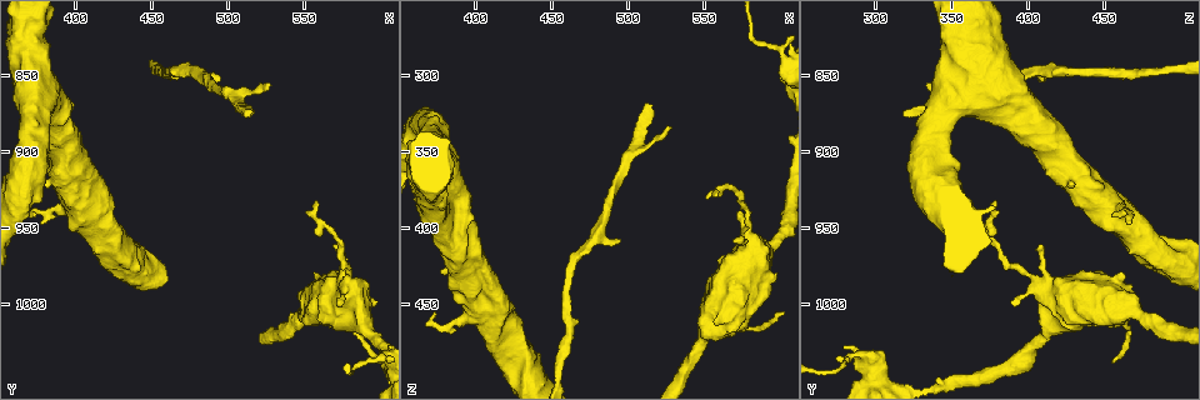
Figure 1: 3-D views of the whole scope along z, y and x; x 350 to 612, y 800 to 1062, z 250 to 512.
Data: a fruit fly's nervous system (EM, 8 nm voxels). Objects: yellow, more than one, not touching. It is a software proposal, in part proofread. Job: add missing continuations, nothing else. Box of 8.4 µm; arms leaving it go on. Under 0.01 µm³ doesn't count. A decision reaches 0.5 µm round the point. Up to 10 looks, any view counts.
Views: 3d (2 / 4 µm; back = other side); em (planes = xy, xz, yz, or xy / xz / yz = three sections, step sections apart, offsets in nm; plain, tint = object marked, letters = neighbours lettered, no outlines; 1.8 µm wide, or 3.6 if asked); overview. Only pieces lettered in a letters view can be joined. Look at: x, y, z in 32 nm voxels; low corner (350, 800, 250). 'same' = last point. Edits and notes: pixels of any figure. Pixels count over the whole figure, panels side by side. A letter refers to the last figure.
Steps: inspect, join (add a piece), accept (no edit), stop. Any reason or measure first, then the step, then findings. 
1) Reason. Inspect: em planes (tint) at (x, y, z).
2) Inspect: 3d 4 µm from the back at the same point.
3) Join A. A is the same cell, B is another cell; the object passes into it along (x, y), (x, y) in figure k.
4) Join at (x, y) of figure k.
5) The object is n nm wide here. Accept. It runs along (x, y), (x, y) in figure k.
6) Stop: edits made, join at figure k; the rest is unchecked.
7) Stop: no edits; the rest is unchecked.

Tapers out. Inspect: 3d 4 µm at (510, 876, 318).

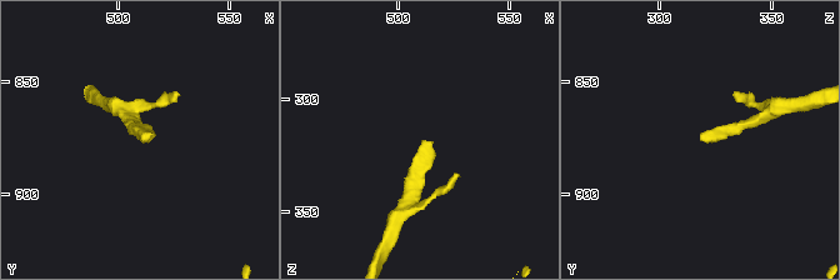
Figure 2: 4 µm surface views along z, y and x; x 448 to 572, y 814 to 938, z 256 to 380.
Inspect: em 3.6 µm xz step 8 (letters) at (510, 875, 319).

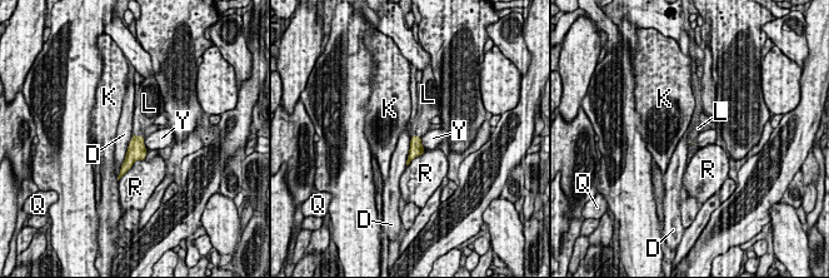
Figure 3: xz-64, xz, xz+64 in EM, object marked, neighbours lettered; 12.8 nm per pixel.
Join L. L is the same cell, D, K, Q, R and Y are other cells; the neuron continues.

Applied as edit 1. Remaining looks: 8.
Inspect: overview.

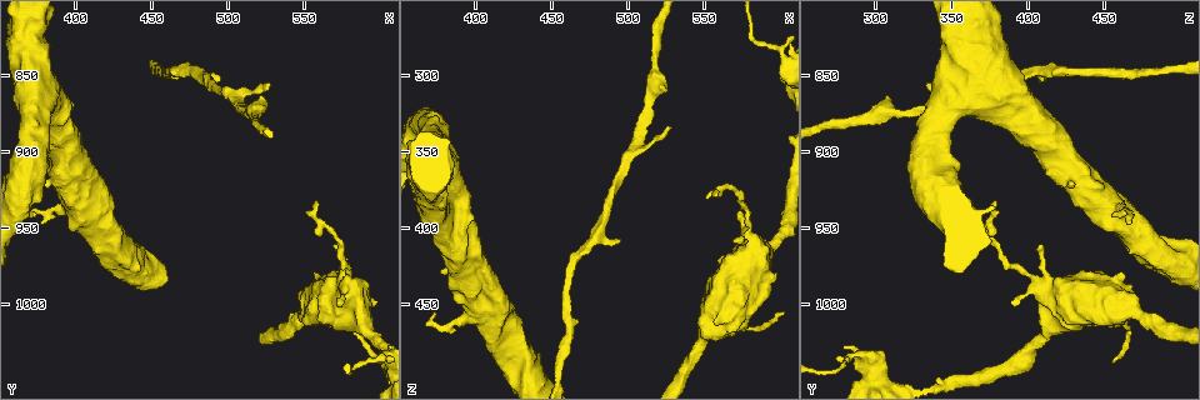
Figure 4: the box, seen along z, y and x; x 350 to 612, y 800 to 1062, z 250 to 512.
An open end. Inspect: 3d 2 µm at (496, 850, 408).

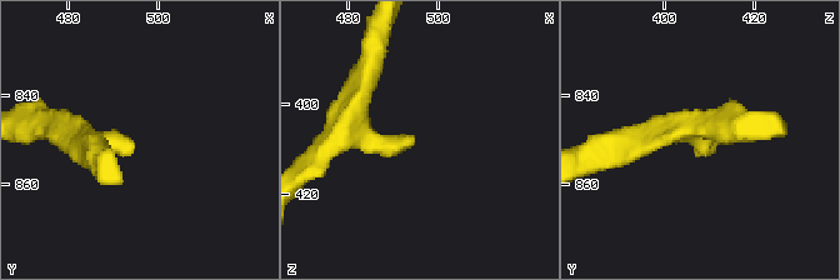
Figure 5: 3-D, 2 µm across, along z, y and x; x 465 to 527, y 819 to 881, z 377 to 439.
The arms are 170, 200 nm wide; now the EM. Inspect: em planes (letters) at (495, 850, 408).

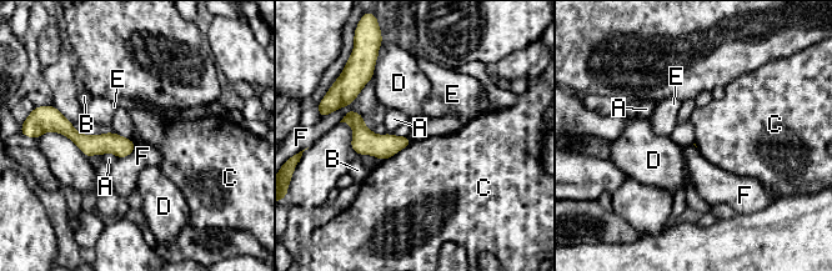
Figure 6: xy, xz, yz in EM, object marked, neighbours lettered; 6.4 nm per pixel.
The longest contact is with F, 340 nm. Accept. A, B, C, D, E and F are other cells; no lettered piece goes on from it.

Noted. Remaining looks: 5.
Sudden change in width. Inspect: em xz step 8 (letters) at (578, 984, 400).

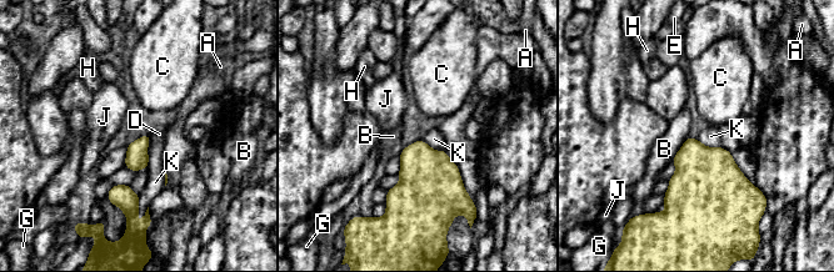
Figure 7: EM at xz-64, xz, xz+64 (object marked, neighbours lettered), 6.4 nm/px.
Inspect: em planes (letters) at the same point.

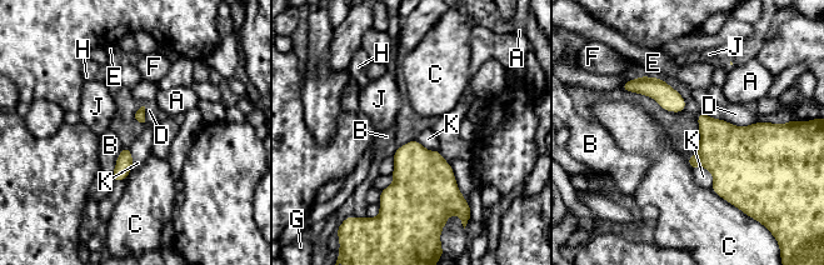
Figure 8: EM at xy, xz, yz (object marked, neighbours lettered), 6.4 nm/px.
Accept. A, B, C, D, E, F, G, H, J and K are other cells; a border runs along (697, 166), (713, 176), (712, 188) in figure 8; no lettered piece goes on from it.

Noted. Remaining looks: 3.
Free end. Inspect: em 3.6 µm xy step 16 (letters) at (374, 942, 458).

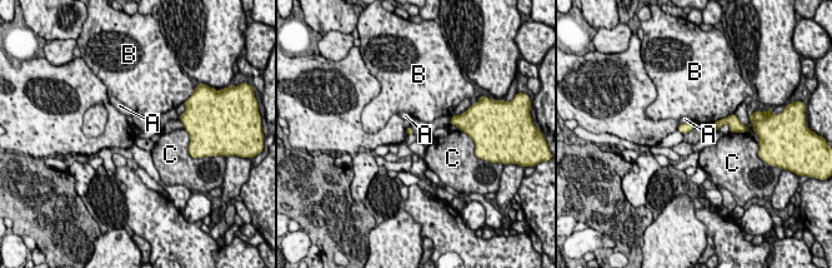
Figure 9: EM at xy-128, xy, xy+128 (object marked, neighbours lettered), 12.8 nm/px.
The longest contact is with B, 280 nm. Accept. A, B and C are other cells; none of them fits.

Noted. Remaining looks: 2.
Stop: edits made, join at figure 3; the rest is unchecked.

